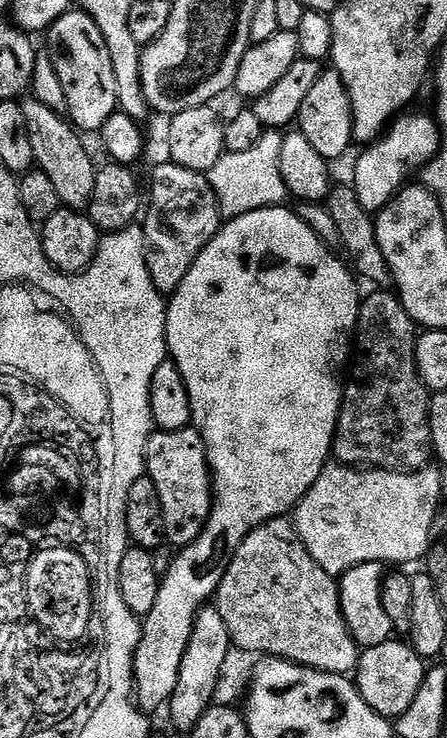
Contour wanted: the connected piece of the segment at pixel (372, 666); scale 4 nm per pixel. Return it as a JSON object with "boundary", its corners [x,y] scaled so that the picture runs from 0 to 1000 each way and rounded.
{"boundary":[[[895,864],[855,870],[846,875],[828,875],[805,885],[805,896],[796,900],[792,925],[810,940],[810,946],[848,967],[870,973],[890,973],[917,962],[917,951],[935,942],[944,931],[953,896],[922,878],[919,871],[904,873]]]}

